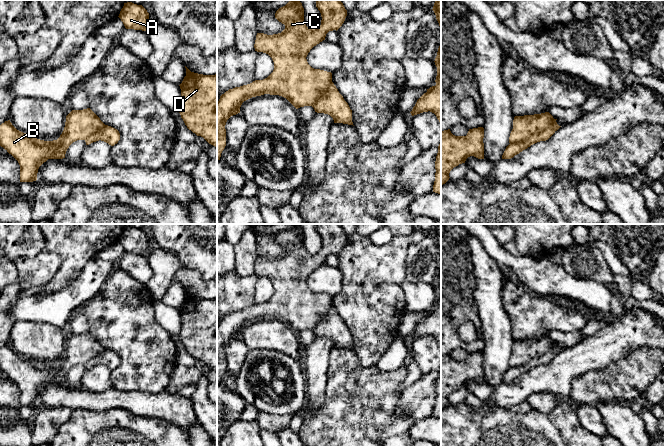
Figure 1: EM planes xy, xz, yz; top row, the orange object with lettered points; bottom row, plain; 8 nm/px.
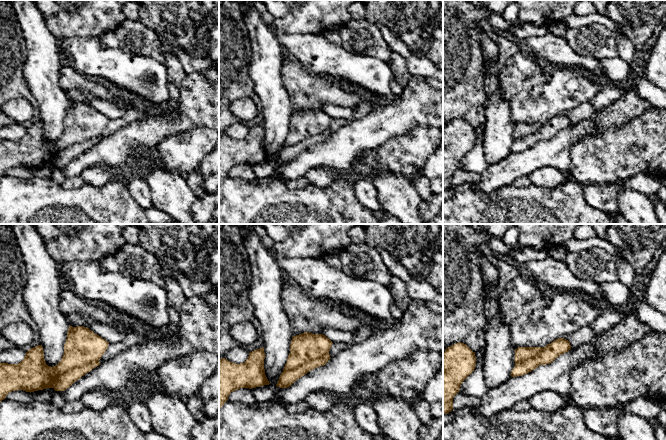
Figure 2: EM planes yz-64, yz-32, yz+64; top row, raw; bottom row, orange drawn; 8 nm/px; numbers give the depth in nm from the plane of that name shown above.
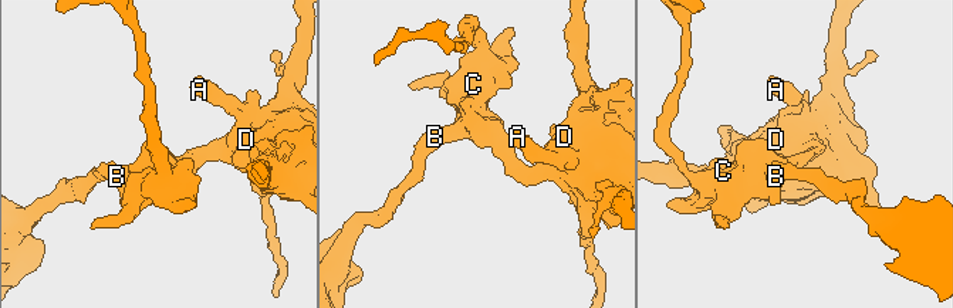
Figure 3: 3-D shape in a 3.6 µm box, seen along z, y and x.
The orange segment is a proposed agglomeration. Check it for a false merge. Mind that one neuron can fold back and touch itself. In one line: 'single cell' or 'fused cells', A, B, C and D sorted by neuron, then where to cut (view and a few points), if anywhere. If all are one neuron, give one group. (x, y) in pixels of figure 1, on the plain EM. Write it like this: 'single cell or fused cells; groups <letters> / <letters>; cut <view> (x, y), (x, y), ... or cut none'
fused cells; groups A D / B C; cut yz (553, 342), (551, 347), (543, 354), (510, 368)

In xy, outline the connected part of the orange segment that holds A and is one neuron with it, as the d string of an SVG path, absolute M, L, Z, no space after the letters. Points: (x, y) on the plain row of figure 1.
M124 227L118 240L126 253L147 255L150 250L149 237L142 229Z

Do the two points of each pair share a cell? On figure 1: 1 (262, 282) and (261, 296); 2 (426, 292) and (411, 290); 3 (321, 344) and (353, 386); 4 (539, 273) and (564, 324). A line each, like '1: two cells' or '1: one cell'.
1: one cell
2: one cell
3: two cells
4: two cells

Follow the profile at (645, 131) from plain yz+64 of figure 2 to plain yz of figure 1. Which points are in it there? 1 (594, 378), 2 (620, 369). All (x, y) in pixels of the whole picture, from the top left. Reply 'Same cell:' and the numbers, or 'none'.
Same cell: 1, 2

